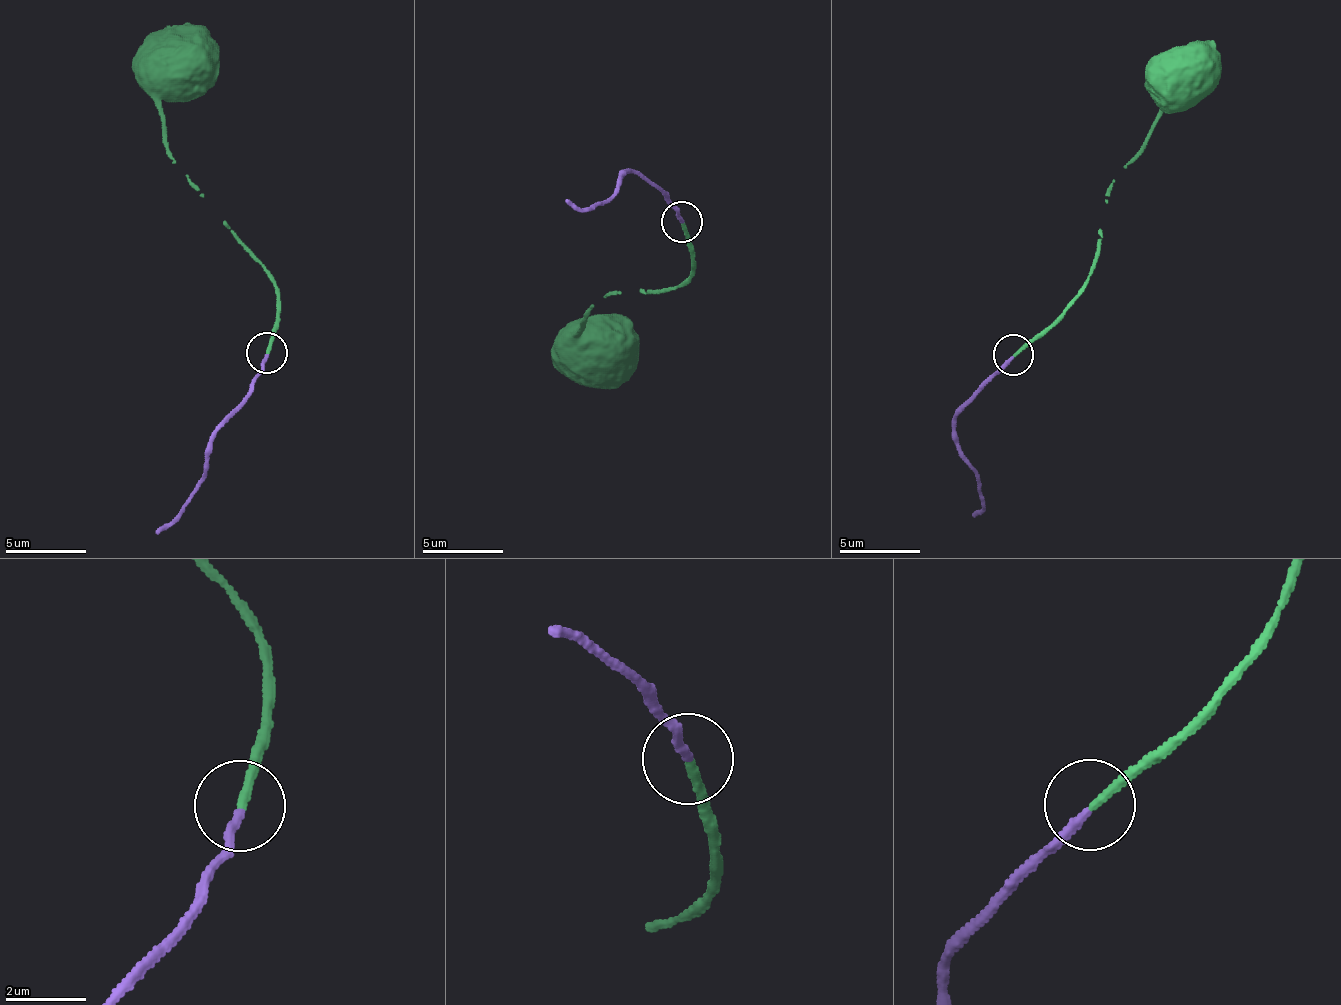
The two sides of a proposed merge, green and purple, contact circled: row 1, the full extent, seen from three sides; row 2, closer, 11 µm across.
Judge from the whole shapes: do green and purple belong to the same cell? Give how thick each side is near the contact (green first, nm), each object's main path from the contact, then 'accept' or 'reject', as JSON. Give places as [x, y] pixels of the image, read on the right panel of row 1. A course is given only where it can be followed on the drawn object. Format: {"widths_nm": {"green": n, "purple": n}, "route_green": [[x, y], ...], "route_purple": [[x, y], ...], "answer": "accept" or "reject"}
{"widths_nm": {"green": 220, "purple": 240}, "route_green": [[1014, 353], [1070, 298], [1091, 268], [1106, 187], [1132, 156], [1160, 111], [1155, 90], [1175, 71], [1184, 77]], "route_purple": [[1014, 357], [955, 420], [959, 458], [976, 481], [981, 510], [974, 516]], "answer": "accept"}

